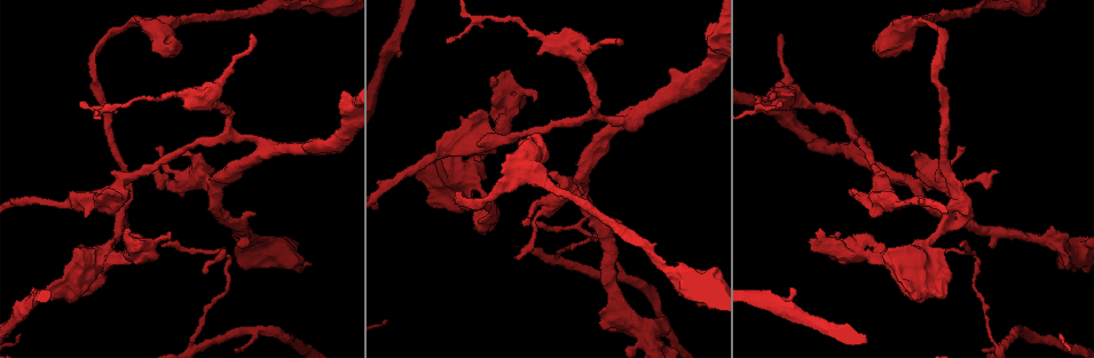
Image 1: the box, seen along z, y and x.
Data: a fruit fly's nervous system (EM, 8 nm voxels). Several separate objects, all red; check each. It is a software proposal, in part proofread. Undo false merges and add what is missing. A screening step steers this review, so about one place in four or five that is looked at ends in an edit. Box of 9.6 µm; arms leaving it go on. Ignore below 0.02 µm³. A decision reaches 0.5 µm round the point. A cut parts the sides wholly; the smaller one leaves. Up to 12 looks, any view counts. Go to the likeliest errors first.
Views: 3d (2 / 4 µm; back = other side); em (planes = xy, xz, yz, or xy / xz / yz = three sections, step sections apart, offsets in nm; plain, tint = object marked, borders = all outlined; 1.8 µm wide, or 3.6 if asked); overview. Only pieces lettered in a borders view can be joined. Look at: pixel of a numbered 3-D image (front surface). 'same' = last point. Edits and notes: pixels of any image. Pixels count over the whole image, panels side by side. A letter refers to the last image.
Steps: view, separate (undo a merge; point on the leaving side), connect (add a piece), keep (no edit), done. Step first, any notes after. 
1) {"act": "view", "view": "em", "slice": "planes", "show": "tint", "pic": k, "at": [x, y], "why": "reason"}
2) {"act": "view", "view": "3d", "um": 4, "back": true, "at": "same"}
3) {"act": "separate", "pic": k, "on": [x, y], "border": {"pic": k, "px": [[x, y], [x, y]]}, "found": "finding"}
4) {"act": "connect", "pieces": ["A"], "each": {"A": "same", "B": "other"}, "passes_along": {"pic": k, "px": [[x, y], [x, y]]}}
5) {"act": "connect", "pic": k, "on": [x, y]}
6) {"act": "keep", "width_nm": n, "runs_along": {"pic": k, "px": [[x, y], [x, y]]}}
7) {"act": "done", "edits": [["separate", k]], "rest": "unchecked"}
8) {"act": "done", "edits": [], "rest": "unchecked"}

{"act": "view", "view": "em", "slice": "xy", "step": 16, "show": "borders", "pic": 1, "at": [217, 188]}

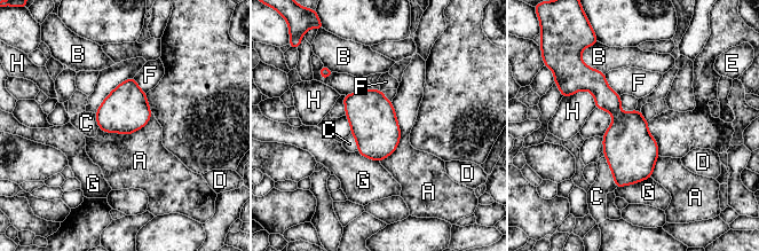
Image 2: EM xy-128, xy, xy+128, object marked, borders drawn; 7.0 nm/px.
{"act": "view", "view": "em", "slice": "planes", "show": "borders", "at": "same", "why": "another direction"}

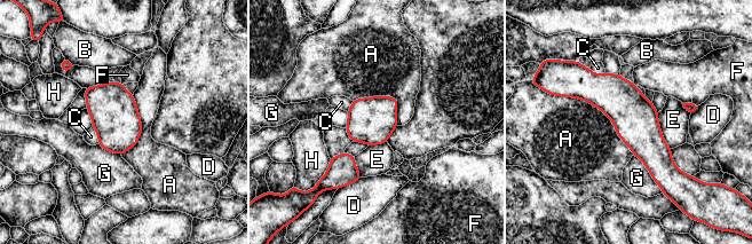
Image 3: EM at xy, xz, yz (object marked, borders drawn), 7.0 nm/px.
{"act": "keep", "width_nm": 300, "each": {"A": "other", "B": "other", "C": "other", "D": "other", "E": "other", "F": "other", "G": "other", "H": "other"}, "border": {"pic": 3, "px": [[557, 95], [598, 107], [633, 154]]}, "found": "continuous, no second neuron"}

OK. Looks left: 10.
{"act": "view", "view": "em", "slice": "xz", "step": 4, "show": "tint", "pic": 1, "at": [784, 96]}

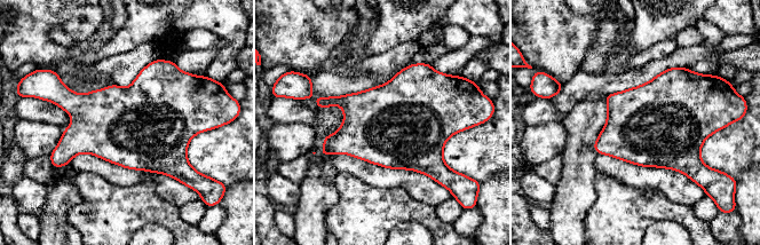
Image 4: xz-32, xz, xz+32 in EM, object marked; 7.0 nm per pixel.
{"act": "view", "view": "em", "slice": "xz", "step": 4, "show": "borders", "at": "same"}

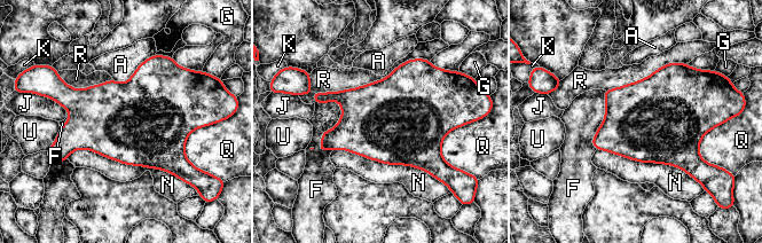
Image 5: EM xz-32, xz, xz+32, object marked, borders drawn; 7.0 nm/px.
{"act": "keep", "each": {"A": "other", "F": "other", "G": "other", "J": "other", "K": "other", "N": "other", "Q": "other", "R": "other", "U": "other"}, "border": {"pic": 5, "px": [[48, 96], [59, 102], [65, 110]]}, "found": "all the same neuron"}

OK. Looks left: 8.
{"act": "view", "view": "em", "slice": "xy", "step": 16, "show": "borders", "pic": 1, "at": [33, 287], "why": "free end"}

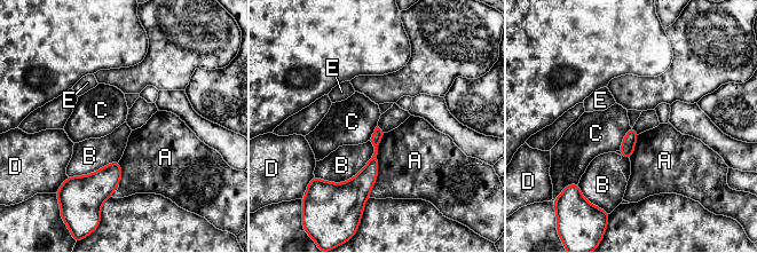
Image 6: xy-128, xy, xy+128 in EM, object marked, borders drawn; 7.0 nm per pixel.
{"act": "keep", "each": {"A": "other", "B": "other", "C": "other", "D": "other", "E": "other"}, "runs_along": {"pic": 6, "px": [[378, 132], [364, 192]]}, "found": "no lettered piece goes on from it"}

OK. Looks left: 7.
{"act": "view", "view": "em", "slice": "planes", "show": "tint", "pic": 1, "at": [506, 98], "why": "abrupt turn"}

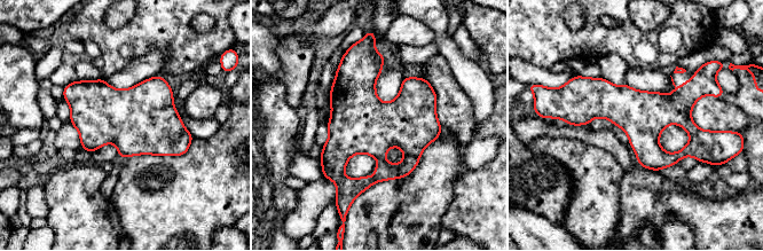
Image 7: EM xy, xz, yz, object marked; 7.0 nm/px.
{"act": "view", "view": "em", "slice": "planes", "show": "borders", "at": "same"}

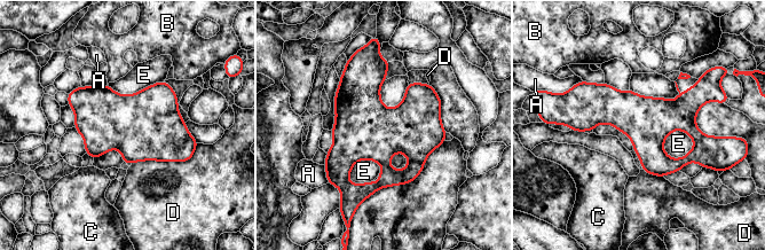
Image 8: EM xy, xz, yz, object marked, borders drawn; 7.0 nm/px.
{"act": "keep", "longest_contact_nm": ["D", 500], "each": {"A": "other", "B": "other", "C": "other", "D": "other", "E": "other"}, "found": "continuous, no second neuron"}

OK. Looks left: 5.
{"act": "view", "view": "em", "um": 3.6, "slice": "xy", "step": 16, "show": "borders", "pic": 1, "at": [49, 288], "why": "thick end"}

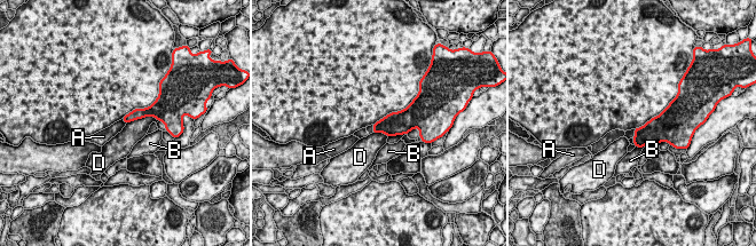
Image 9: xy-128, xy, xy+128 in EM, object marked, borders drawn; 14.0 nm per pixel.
{"act": "view", "view": "em", "um": 3.6, "slice": "planes", "show": "borders", "at": "same"}

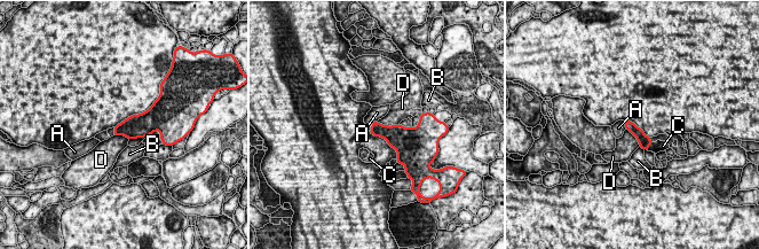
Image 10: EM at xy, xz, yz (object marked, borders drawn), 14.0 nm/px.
{"act": "connect", "pieces": ["C"], "each": {"A": "other", "B": "other", "C": "same", "D": "other"}, "passes_along": {"pic": 10, "px": [[645, 141], [649, 145], [658, 146]]}, "found": "the neuron continues"}

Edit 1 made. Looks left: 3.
{"act": "done", "edits": [["connect", 10]], "rest": "unchecked"}

